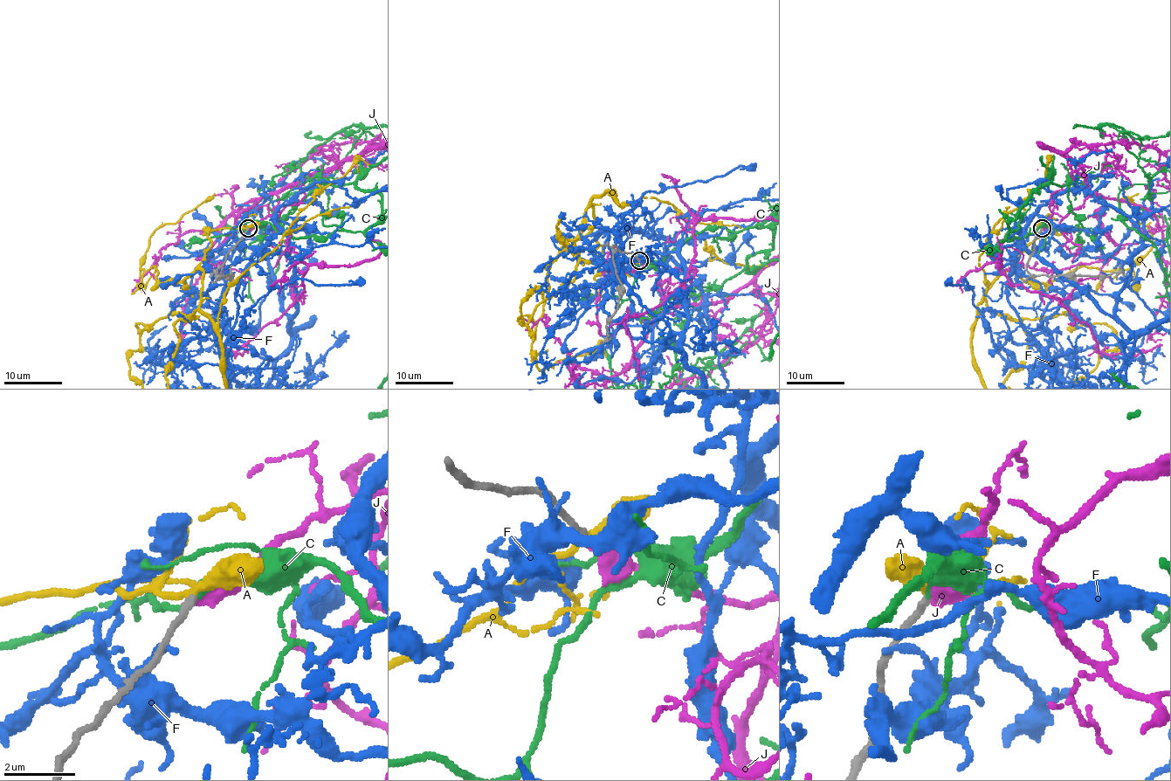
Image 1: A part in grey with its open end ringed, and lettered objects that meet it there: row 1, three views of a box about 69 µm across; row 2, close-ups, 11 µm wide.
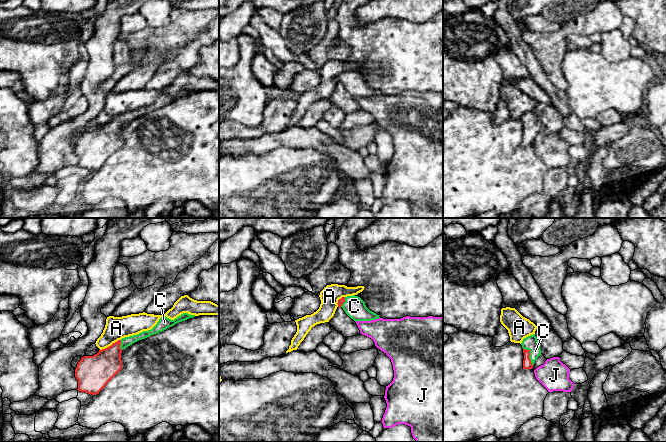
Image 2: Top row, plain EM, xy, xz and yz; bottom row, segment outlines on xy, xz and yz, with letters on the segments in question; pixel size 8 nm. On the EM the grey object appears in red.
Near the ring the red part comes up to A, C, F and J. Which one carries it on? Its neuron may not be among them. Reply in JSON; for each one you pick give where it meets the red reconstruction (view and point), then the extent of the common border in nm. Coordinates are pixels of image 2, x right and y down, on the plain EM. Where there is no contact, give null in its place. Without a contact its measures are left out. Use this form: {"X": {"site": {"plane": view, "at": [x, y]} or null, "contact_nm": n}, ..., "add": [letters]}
{"C": {"site": {"plane": "yz", "at": [529, 131]}, "contact_nm": 160}, "add": ["C"]}

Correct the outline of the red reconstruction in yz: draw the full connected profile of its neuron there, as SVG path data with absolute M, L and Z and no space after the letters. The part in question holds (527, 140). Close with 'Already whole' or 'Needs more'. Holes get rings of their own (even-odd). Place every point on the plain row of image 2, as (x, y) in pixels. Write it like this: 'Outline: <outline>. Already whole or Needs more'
Outline: M535 110L523 115L522 119L524 136L523 145L532 145L535 137L541 131L540 121Z. Needs more

